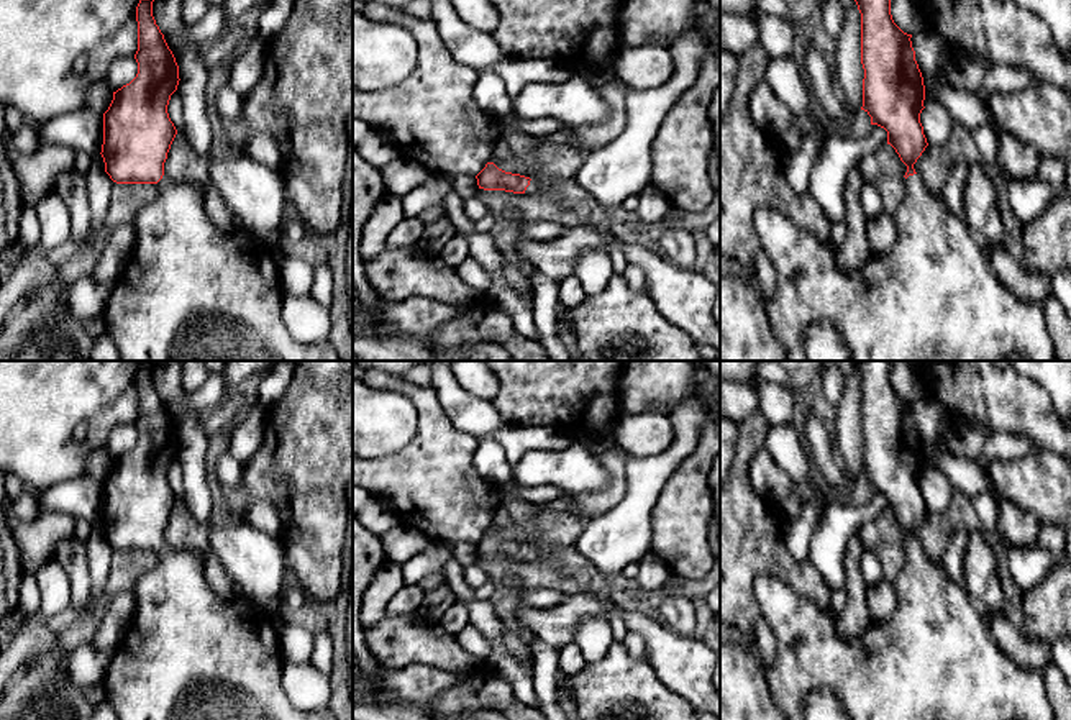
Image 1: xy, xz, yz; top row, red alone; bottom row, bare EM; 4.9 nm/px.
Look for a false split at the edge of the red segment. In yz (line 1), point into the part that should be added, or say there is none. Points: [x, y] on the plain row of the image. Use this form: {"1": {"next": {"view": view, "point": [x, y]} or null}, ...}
{"1": {"next": {"view": "yz", "point": [935, 658]}}}

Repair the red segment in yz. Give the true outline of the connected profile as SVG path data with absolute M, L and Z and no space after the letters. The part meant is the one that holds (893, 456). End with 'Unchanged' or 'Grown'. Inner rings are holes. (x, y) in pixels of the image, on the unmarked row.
M856 361L861 381L861 431L863 474L871 492L887 499L887 512L907 533L907 559L894 579L897 608L886 622L871 620L869 627L853 641L841 640L836 630L838 613L822 610L810 597L797 594L791 586L774 576L754 579L754 597L761 618L776 635L776 659L766 668L769 690L784 712L786 720L804 720L802 699L822 687L828 687L840 700L848 720L1055 720L1051 704L1045 689L1041 669L1017 664L994 641L981 612L971 602L964 586L956 584L923 551L914 531L928 513L920 490L925 476L923 444L915 428L912 402L904 400L891 382L891 361Z. Grown

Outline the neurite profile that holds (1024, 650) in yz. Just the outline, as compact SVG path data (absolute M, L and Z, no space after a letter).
M1004 612L982 615L996 645L1017 664L1045 671L1051 664L1051 645L1020 631Z

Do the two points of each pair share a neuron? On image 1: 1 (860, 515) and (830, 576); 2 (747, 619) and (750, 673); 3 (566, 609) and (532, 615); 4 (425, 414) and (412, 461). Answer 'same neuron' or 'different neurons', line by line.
1: same neuron
2: different neurons
3: same neuron
4: same neuron

